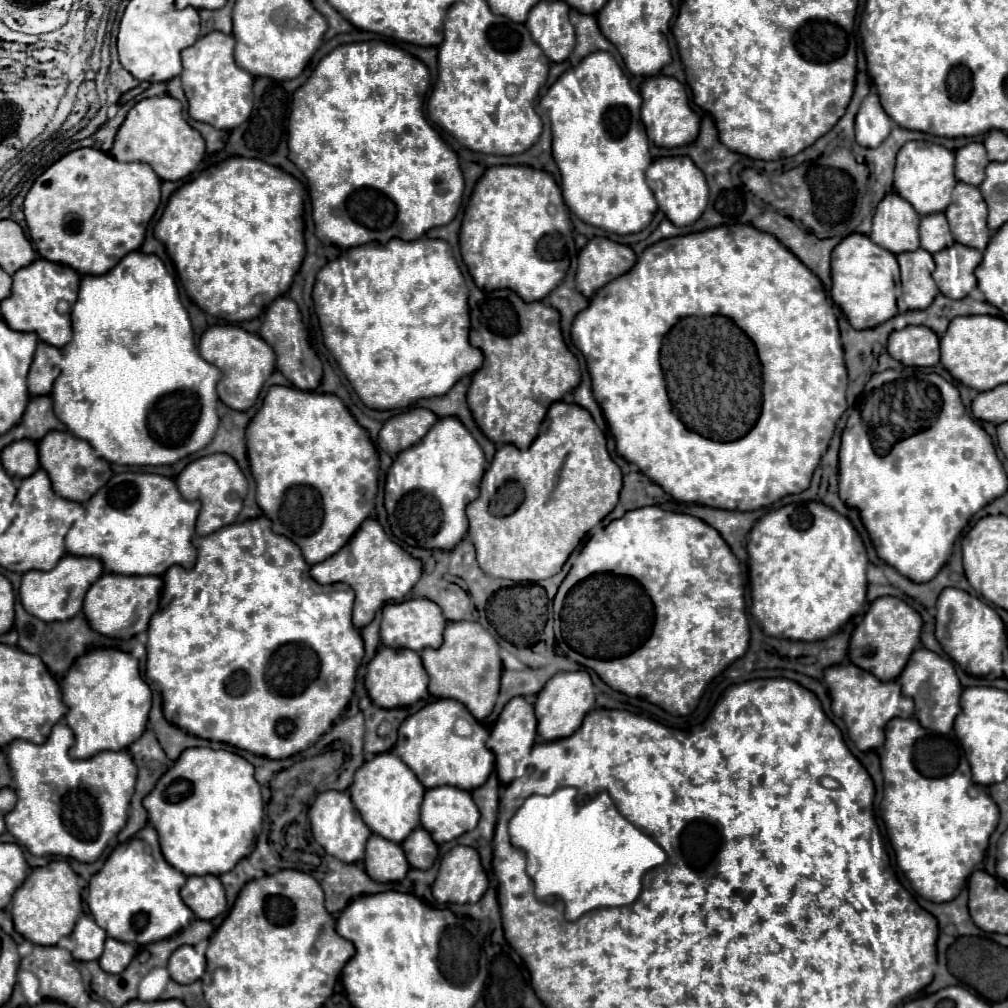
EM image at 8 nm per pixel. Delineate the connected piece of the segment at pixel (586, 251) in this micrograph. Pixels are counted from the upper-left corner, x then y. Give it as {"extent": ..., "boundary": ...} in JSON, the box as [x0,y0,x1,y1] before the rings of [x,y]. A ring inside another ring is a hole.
{"extent":[576,237,636,299],"boundary":[[[592,237],[578,255],[576,287],[588,299],[606,283],[632,269],[636,253],[608,237]]]}

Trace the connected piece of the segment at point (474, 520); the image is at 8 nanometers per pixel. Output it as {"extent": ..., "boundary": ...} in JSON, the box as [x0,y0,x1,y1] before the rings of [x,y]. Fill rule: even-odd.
{"extent":[466,401,622,583],"boundary":[[[564,401],[552,403],[546,413],[546,419],[542,421],[540,433],[529,449],[518,449],[516,445],[502,445],[496,451],[486,475],[482,477],[478,499],[466,507],[466,515],[470,521],[468,537],[474,543],[478,565],[486,575],[510,581],[526,579],[528,583],[538,583],[542,579],[556,575],[570,557],[570,553],[580,545],[584,535],[614,509],[614,505],[618,503],[620,489],[622,489],[622,471],[612,461],[606,449],[606,437],[594,423],[590,411],[578,407],[576,403],[564,403]],[[508,479],[522,483],[526,493],[524,503],[522,507],[518,507],[518,511],[514,511],[508,517],[494,517],[488,511],[486,485],[504,483]]]}

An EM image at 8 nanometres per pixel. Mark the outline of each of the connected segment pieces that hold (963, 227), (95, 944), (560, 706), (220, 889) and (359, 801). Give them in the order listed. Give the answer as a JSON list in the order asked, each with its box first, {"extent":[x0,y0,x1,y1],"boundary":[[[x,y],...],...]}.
[{"extent":[944,183,992,251],"boundary":[[[958,183],[952,191],[952,203],[944,211],[954,241],[984,251],[992,231],[988,229],[986,203],[980,189],[968,183]]]},{"extent":[70,915,106,961],"boundary":[[[84,915],[78,919],[70,939],[74,941],[72,957],[76,961],[94,961],[102,955],[106,931],[102,931],[102,927],[98,927],[92,917]]]},{"extent":[534,671,594,741],"boundary":[[[560,671],[538,693],[534,703],[538,719],[538,735],[544,741],[570,737],[582,723],[584,715],[594,709],[594,685],[586,671]]]},{"extent":[180,875,226,919],"boundary":[[[192,875],[180,891],[182,901],[196,913],[198,919],[214,919],[226,911],[224,885],[216,875]]]},{"extent":[348,751,424,843],"boundary":[[[386,751],[382,755],[374,755],[366,761],[354,775],[354,783],[348,787],[354,807],[360,811],[364,823],[372,833],[382,835],[394,843],[402,843],[414,827],[418,827],[418,811],[424,795],[422,783],[418,783],[416,775],[398,759],[394,753]]]}]

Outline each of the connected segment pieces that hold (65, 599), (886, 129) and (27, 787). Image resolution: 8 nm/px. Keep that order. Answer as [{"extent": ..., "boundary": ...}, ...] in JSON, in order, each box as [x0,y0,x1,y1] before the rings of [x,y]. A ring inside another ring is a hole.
[{"extent":[20,555,102,621],"boundary":[[[64,555],[52,571],[28,571],[26,575],[22,575],[20,601],[30,615],[34,615],[42,621],[70,619],[82,609],[82,599],[84,599],[90,583],[94,583],[94,579],[98,579],[98,575],[102,575],[100,559]]]},{"extent":[856,93,892,147],"boundary":[[[870,93],[856,115],[856,141],[862,147],[878,147],[892,129],[892,119],[880,107],[878,95]]]},{"extent":[6,721,136,863],"boundary":[[[60,721],[52,727],[46,743],[36,745],[24,739],[14,739],[8,745],[8,765],[12,775],[12,785],[18,803],[6,813],[6,831],[24,845],[32,855],[62,855],[72,857],[82,863],[96,861],[106,849],[108,841],[118,835],[118,831],[128,821],[128,803],[136,785],[136,767],[128,751],[100,751],[90,759],[72,759],[68,749],[74,743],[74,733]]]}]

